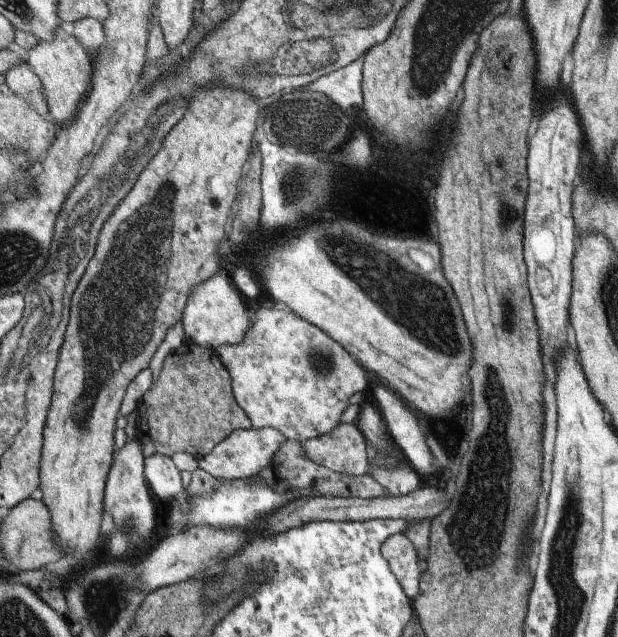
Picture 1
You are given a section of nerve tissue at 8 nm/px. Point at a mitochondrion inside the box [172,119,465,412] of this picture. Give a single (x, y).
(304, 187)

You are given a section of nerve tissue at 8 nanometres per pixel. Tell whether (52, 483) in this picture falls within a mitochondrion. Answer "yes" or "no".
no

